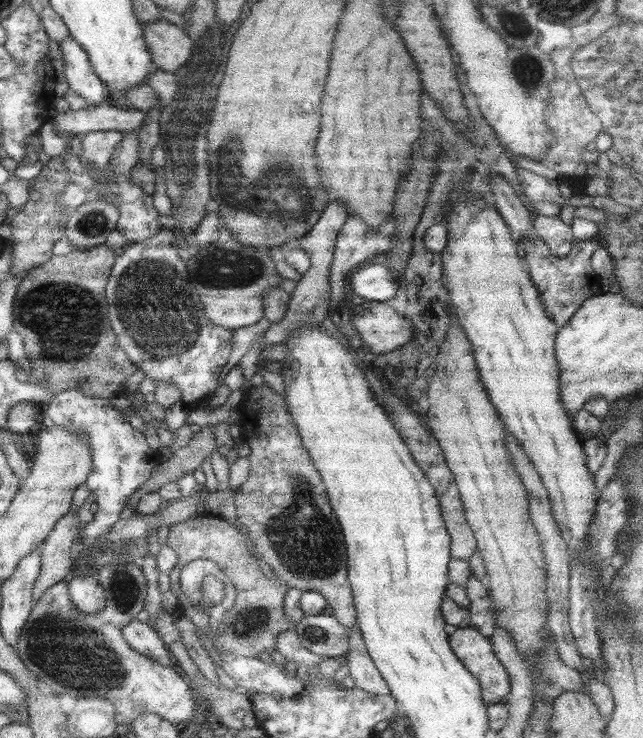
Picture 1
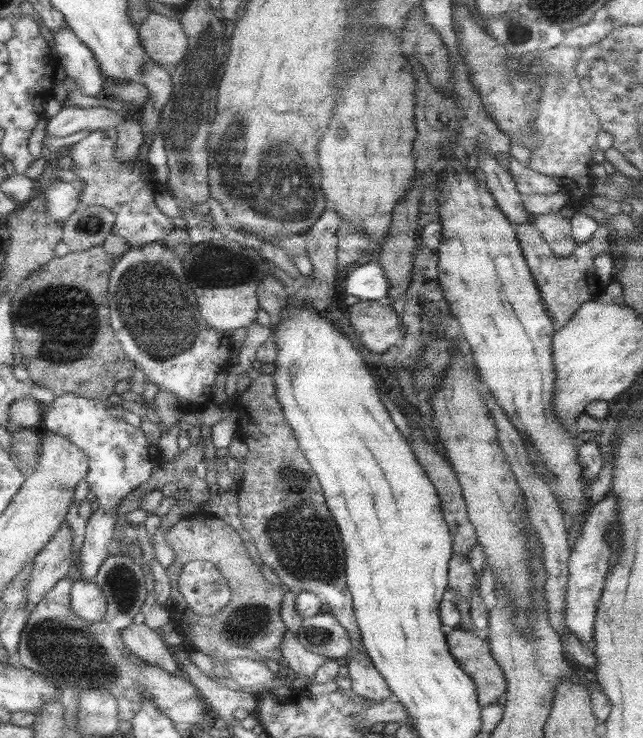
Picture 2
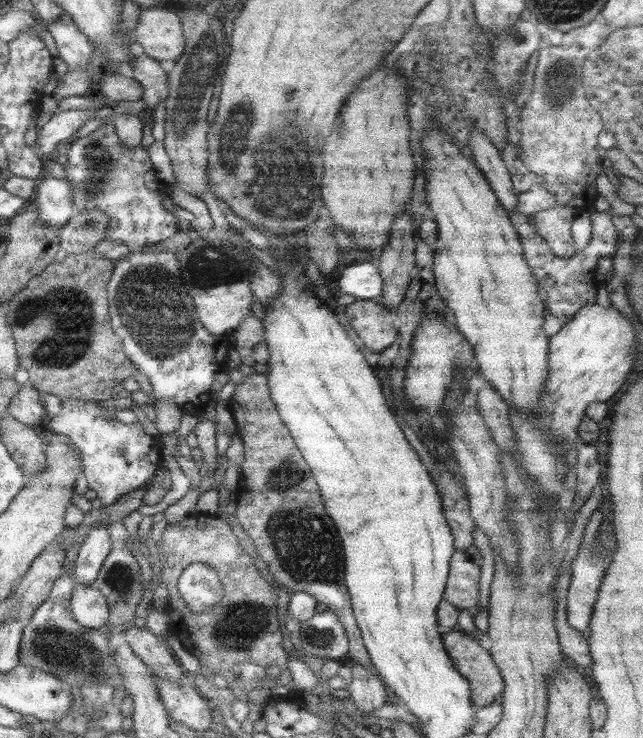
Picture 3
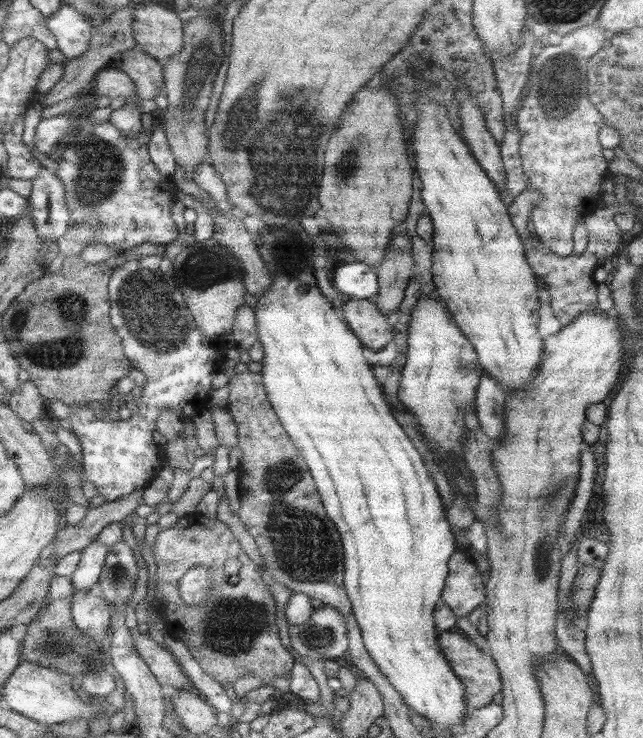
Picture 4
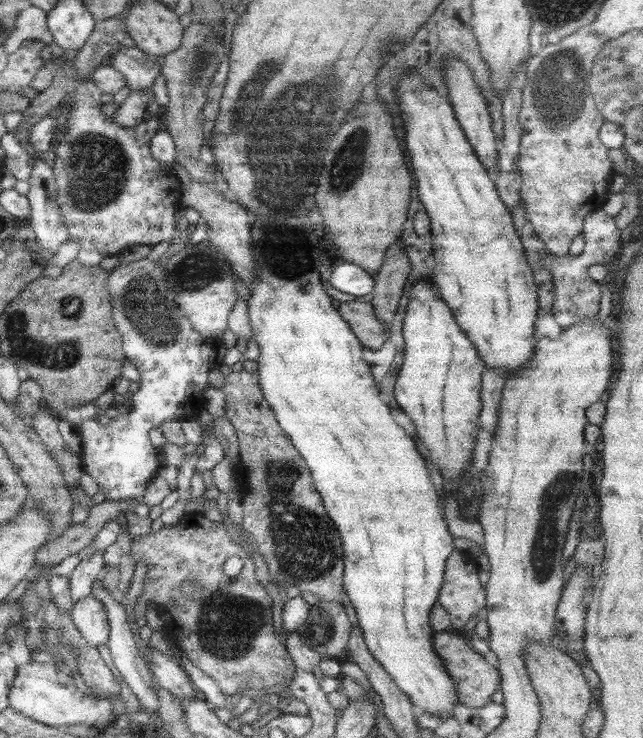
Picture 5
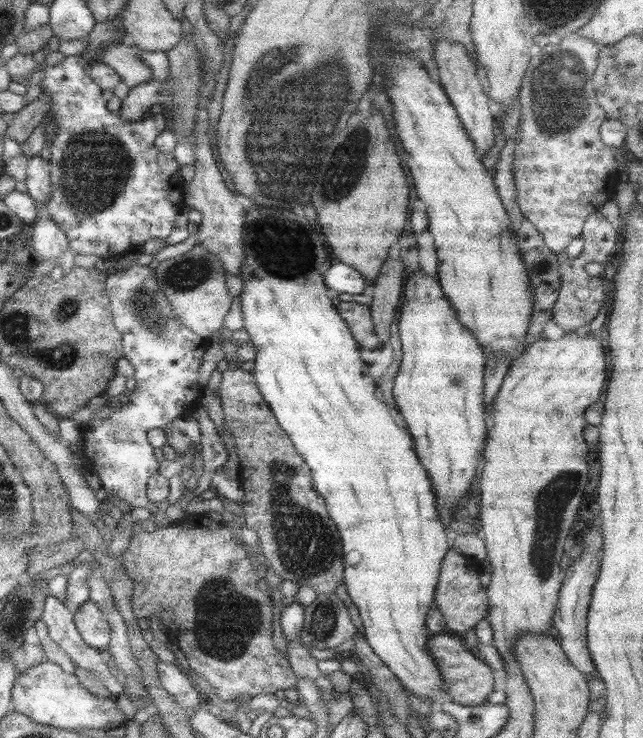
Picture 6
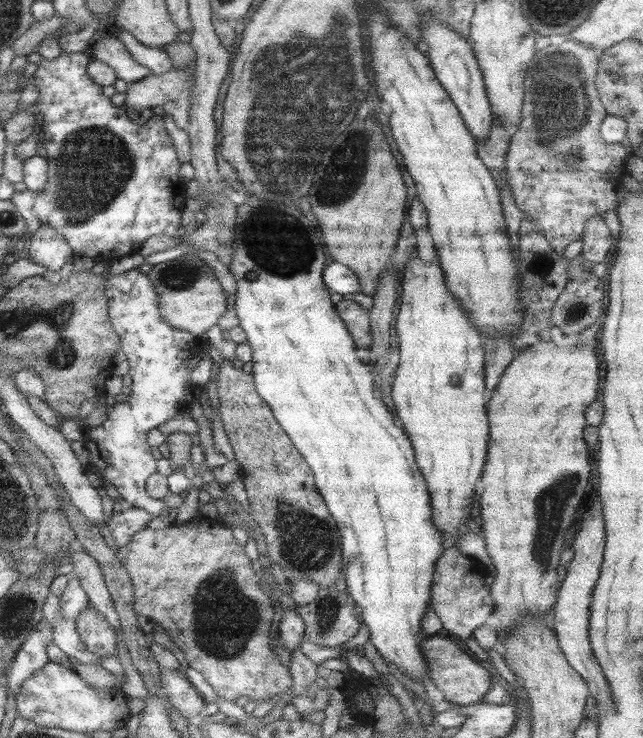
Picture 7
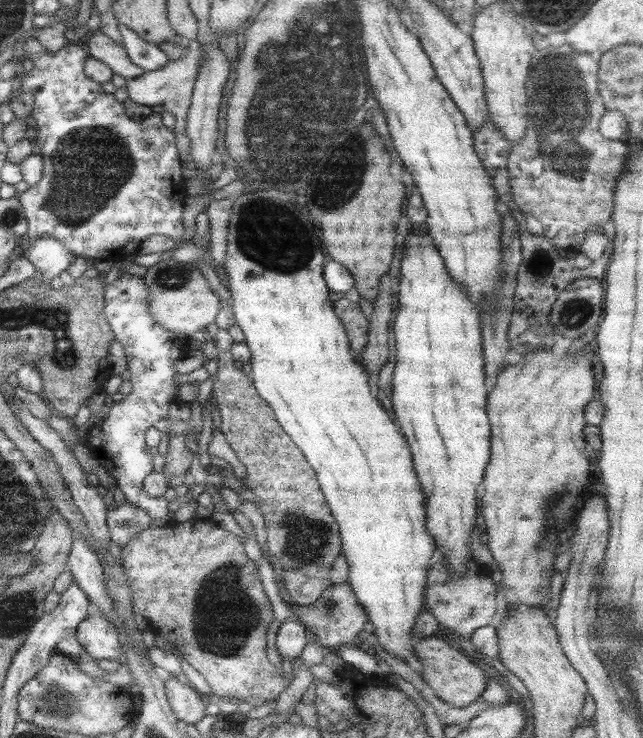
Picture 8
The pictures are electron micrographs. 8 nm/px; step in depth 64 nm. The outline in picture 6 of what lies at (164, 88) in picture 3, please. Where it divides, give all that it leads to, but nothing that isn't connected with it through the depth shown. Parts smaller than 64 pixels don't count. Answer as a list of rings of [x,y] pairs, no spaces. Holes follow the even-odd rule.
[[[116,43],[104,48],[100,54],[100,62],[112,67],[120,75],[121,82],[129,88],[134,88],[152,79],[152,68],[144,64],[142,57],[138,56],[140,53],[136,45]]]

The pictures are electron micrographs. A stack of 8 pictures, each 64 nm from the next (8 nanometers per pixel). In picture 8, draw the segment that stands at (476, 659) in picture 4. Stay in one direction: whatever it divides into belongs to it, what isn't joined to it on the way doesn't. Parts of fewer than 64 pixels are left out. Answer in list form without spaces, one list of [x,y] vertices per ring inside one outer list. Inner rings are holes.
[[[440,638],[422,639],[414,646],[416,654],[416,669],[436,695],[445,703],[445,707],[452,705],[464,709],[470,704],[480,701],[487,688],[486,674],[478,668],[474,660],[465,655],[462,650],[453,648]]]

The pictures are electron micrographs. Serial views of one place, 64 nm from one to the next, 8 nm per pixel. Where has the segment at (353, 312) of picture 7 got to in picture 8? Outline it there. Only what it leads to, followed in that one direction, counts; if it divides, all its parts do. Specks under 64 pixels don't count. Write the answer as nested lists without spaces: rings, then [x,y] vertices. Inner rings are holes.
[[[326,261],[324,264],[324,281],[327,288],[335,293],[346,293],[349,296],[342,297],[333,302],[334,310],[346,329],[350,351],[355,354],[365,349],[367,342],[368,322],[360,305],[355,300],[355,281],[348,269],[334,261]]]

